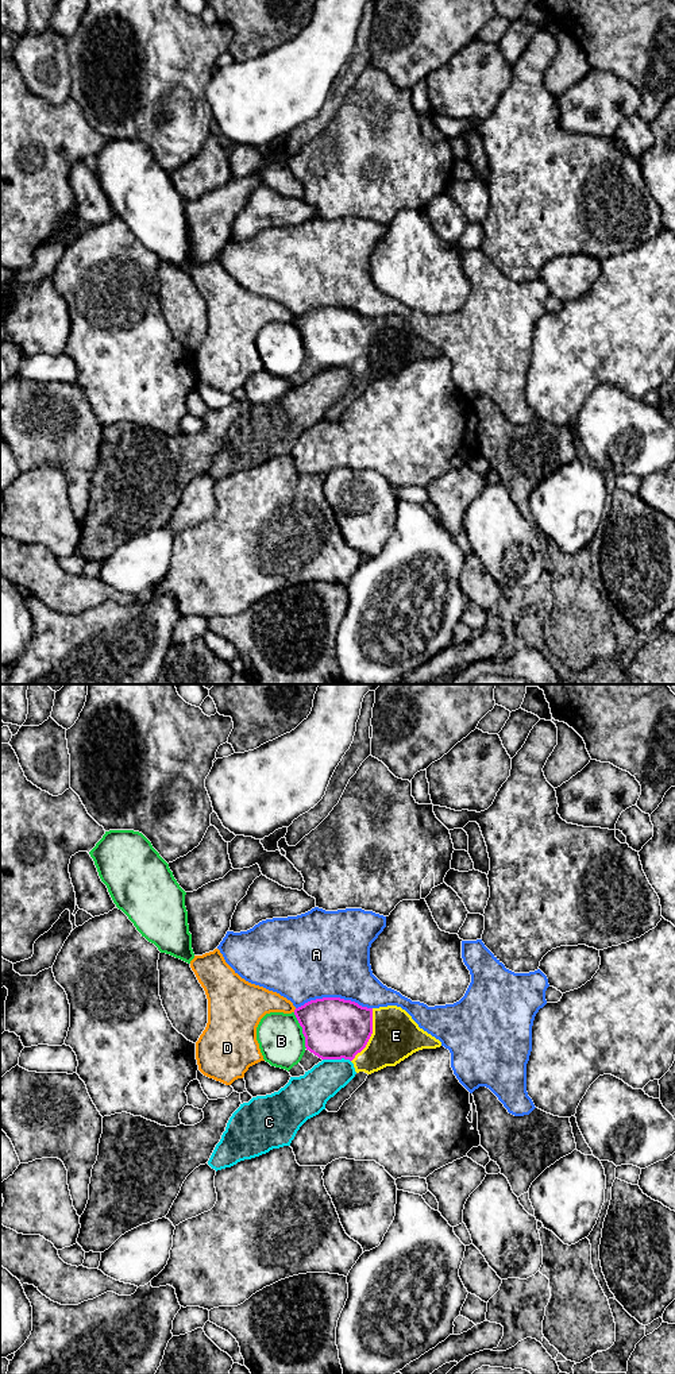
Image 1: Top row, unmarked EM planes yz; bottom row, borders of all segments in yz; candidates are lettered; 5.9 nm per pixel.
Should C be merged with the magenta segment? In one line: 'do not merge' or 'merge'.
do not merge

